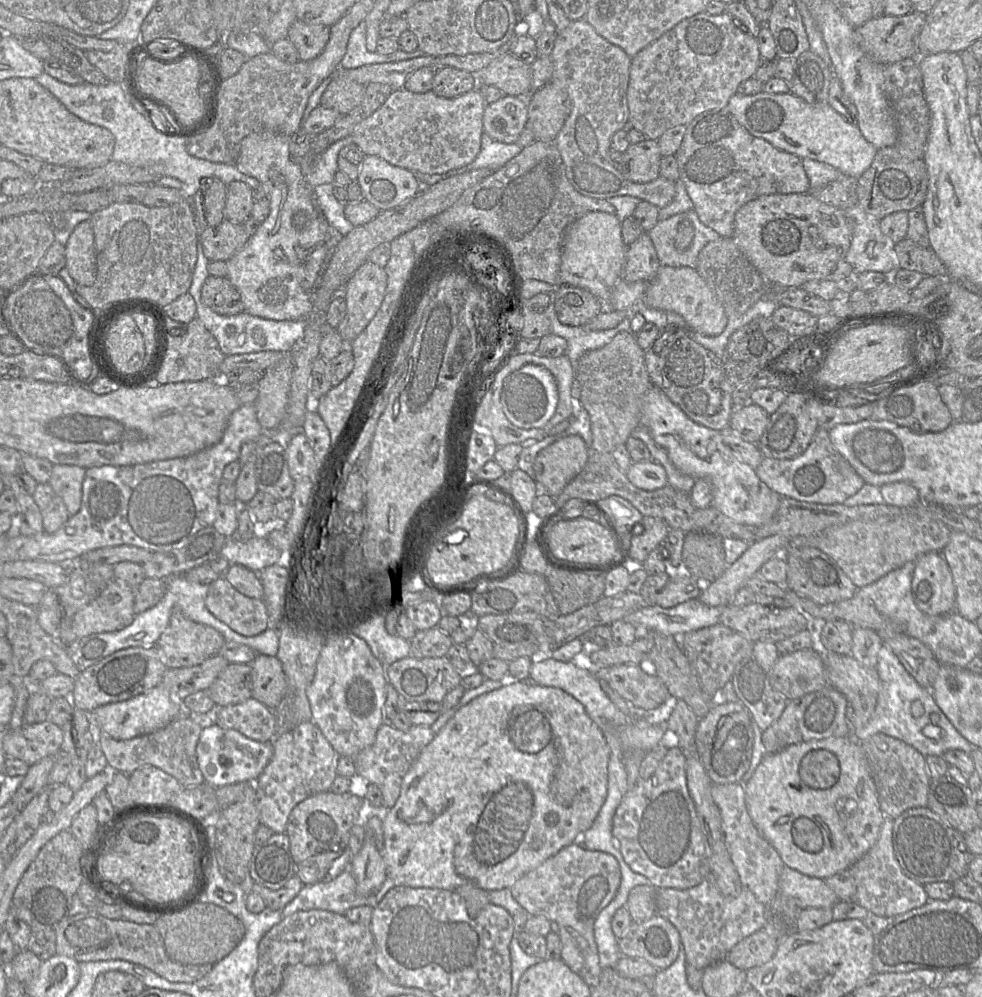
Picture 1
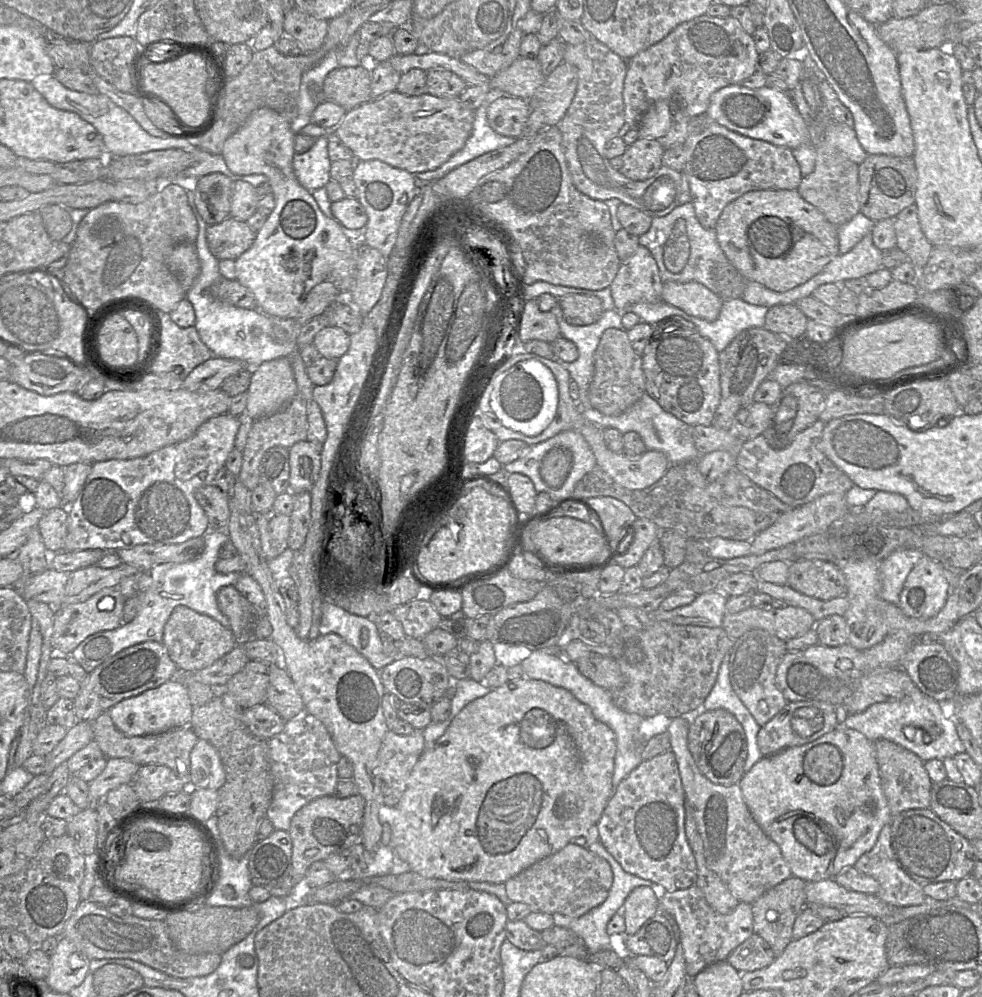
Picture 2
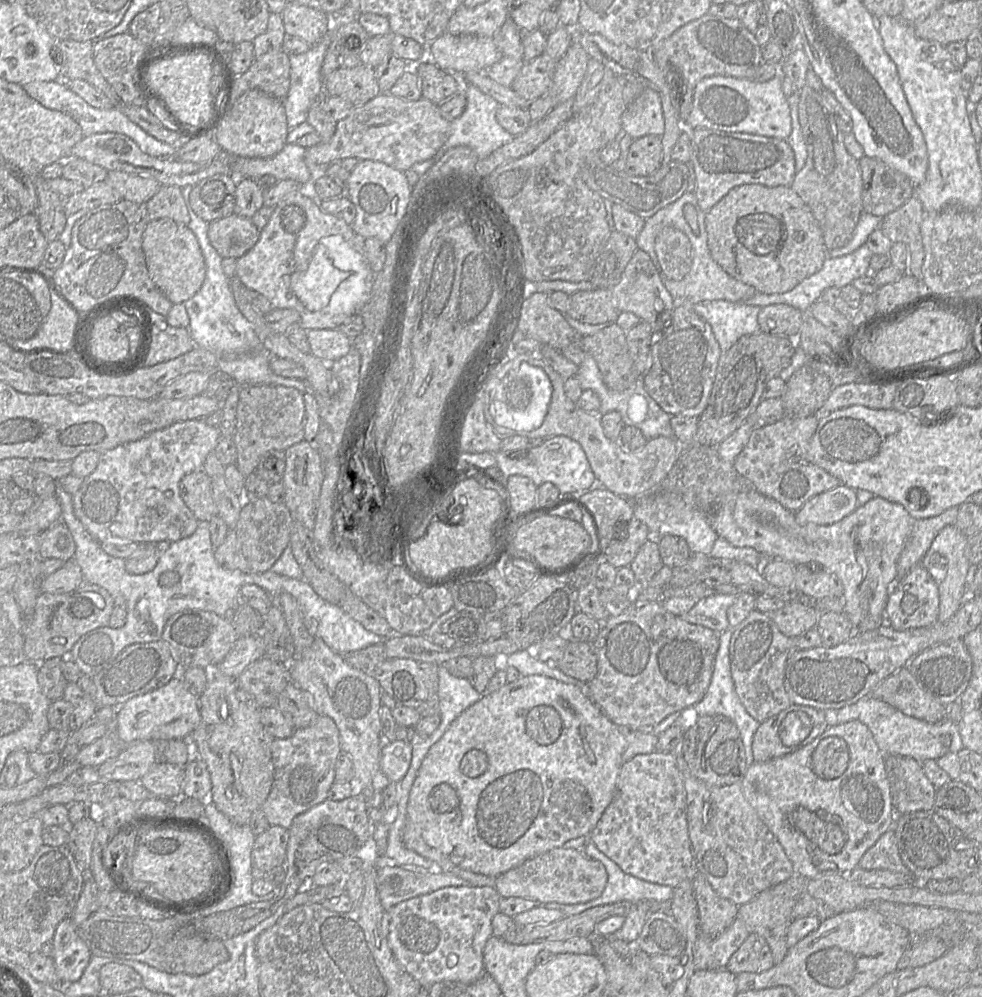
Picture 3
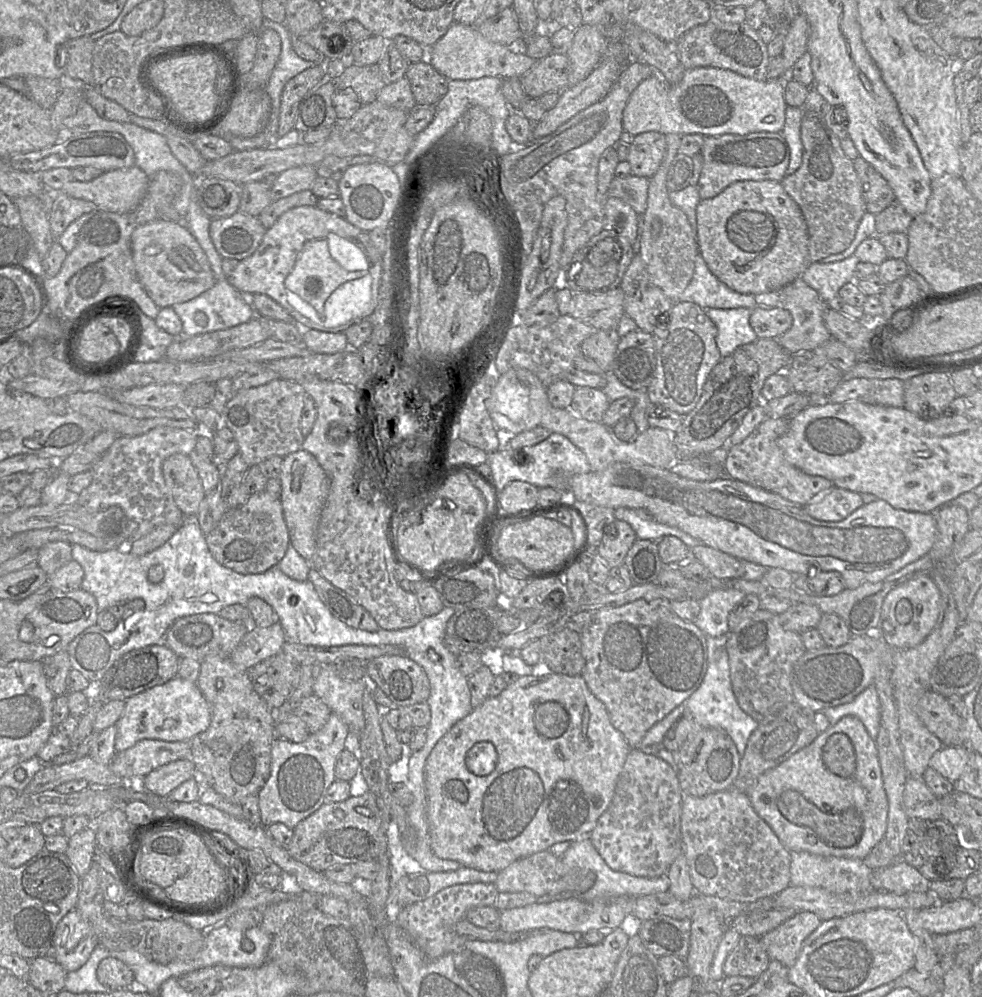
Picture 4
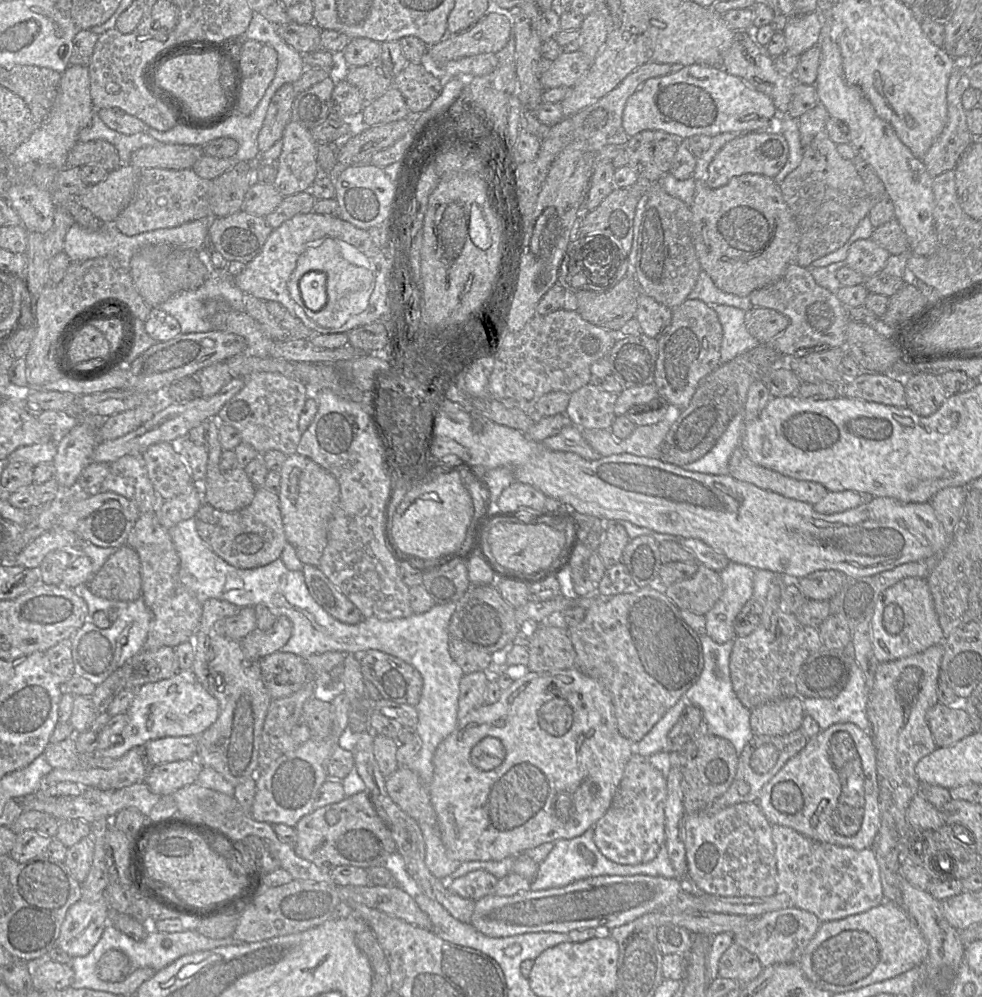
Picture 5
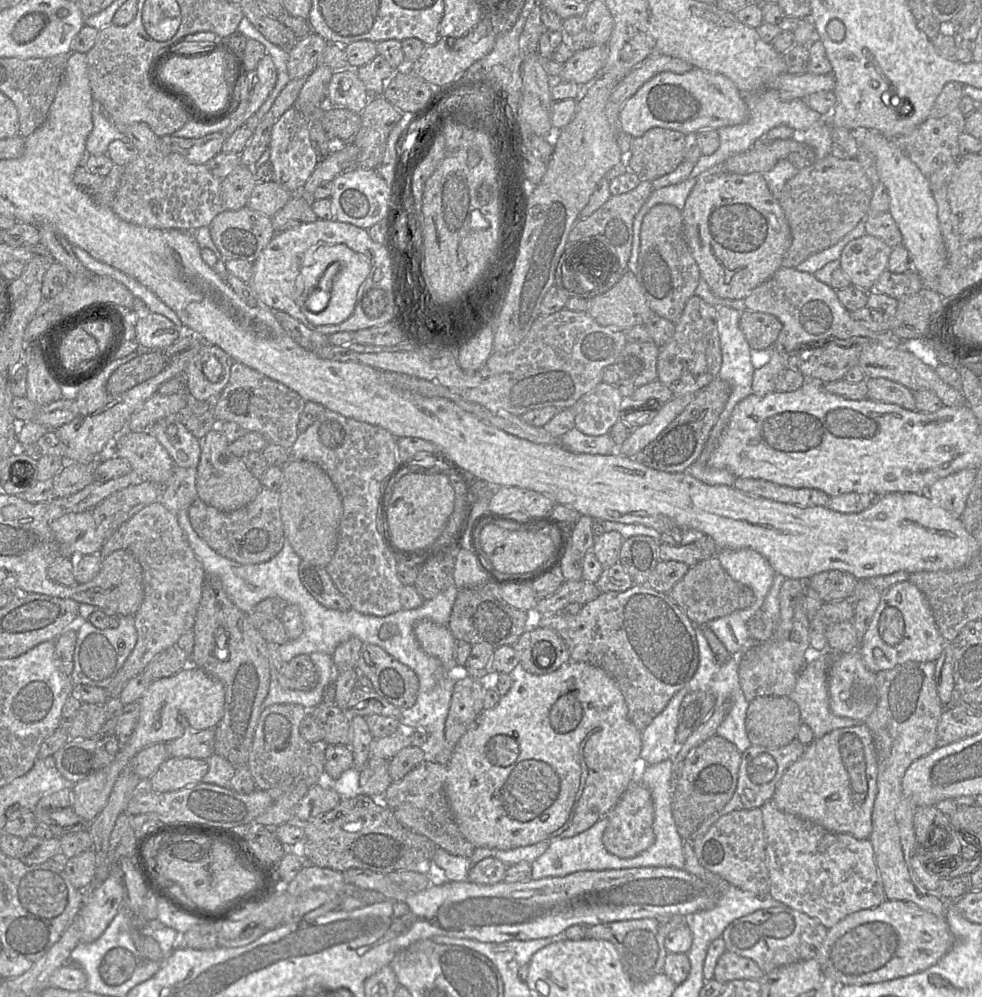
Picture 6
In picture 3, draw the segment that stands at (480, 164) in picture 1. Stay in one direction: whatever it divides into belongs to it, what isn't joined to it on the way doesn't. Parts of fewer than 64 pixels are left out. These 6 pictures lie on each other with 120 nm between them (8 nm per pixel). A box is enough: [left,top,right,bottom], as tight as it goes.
[410,84,515,176]

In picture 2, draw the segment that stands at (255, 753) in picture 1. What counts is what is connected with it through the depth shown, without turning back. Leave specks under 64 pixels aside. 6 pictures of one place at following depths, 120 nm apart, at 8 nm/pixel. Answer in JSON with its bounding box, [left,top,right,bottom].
[190,739,226,790]

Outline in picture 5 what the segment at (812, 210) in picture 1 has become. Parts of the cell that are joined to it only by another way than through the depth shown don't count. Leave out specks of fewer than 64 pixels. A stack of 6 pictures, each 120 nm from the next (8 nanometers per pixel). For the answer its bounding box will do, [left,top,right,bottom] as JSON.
[689,174,800,297]

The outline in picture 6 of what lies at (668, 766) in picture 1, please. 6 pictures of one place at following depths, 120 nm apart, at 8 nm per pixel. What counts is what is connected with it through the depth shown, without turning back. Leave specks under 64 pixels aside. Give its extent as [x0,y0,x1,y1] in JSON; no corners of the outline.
[602,780,654,858]

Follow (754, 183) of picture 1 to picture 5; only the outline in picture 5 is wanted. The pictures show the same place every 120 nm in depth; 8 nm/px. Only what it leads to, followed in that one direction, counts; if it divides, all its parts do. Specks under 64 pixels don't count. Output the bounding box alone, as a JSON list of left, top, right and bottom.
[704,130,789,189]

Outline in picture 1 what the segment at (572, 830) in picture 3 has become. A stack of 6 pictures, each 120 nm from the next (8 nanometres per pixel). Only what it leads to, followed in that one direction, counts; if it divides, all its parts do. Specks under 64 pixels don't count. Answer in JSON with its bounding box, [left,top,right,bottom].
[381,680,610,891]

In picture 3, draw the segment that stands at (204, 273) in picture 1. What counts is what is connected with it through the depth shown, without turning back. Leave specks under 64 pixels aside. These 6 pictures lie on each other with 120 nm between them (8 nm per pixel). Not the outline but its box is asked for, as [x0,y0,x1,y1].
[183,200,310,393]

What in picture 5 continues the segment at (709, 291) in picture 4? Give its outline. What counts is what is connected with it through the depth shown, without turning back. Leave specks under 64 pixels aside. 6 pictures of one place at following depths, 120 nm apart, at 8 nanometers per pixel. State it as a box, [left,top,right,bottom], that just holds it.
[687,271,753,312]

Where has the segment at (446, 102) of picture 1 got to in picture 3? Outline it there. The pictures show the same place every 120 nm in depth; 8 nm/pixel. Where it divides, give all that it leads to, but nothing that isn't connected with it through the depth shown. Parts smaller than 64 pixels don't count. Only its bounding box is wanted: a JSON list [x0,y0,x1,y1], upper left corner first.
[305,93,451,173]

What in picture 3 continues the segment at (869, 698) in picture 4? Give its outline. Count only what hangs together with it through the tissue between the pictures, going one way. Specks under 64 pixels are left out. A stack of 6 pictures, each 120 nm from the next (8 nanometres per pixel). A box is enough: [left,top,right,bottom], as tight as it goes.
[837,695,963,764]

